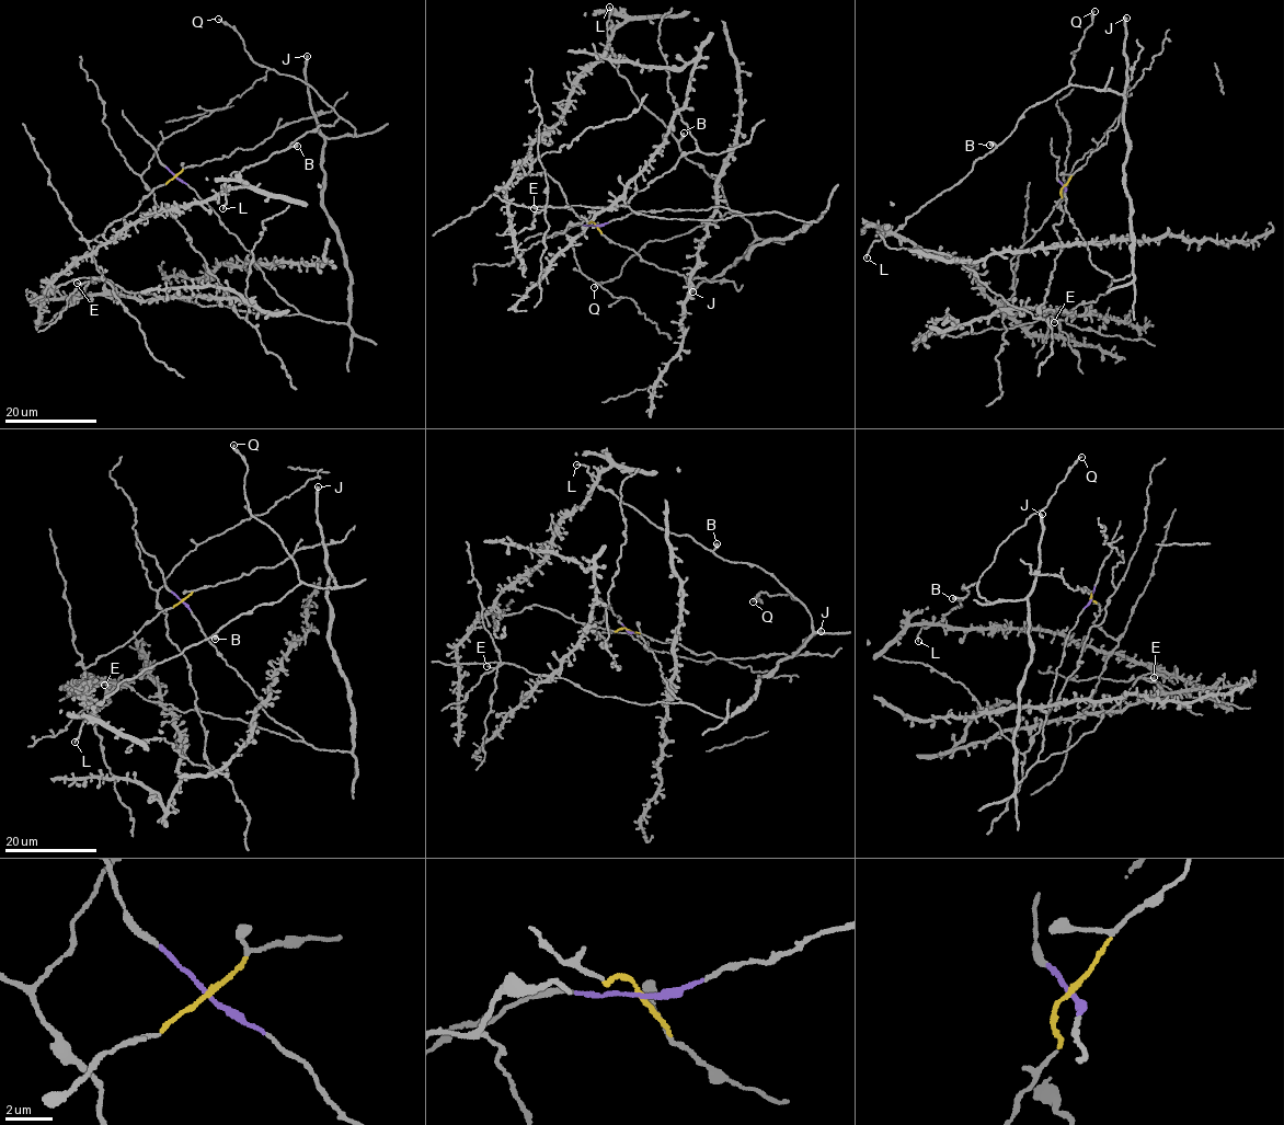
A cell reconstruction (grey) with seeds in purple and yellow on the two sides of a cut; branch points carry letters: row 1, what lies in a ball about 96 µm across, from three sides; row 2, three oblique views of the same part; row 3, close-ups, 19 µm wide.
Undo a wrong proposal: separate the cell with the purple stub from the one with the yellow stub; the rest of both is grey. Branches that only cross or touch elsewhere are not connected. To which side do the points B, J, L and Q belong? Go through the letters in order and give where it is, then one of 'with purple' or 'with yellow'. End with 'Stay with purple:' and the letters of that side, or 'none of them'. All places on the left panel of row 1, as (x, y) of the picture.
B: place (297, 146); with purple
J: place (307, 56); with purple
L: place (222, 208); with purple
Q: place (218, 19); with purple
Stay with purple: B, J, L, Q

